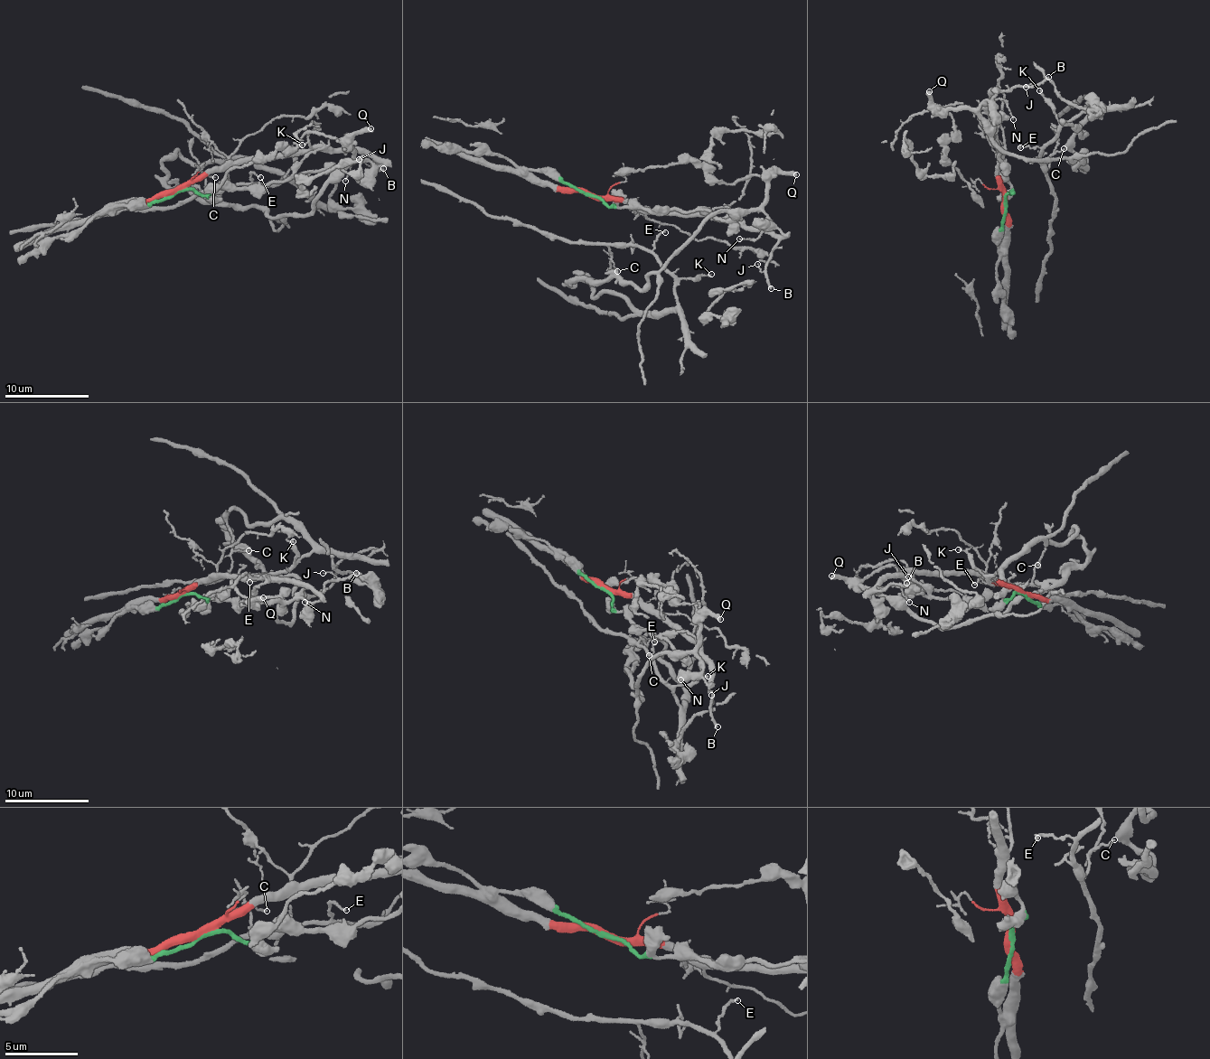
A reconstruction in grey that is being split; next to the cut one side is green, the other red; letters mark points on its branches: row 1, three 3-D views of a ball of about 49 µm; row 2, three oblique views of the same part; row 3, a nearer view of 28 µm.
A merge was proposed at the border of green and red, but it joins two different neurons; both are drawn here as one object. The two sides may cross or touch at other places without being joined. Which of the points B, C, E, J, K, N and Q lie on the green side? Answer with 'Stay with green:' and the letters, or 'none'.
Stay with green: C, E, K, N, Q

